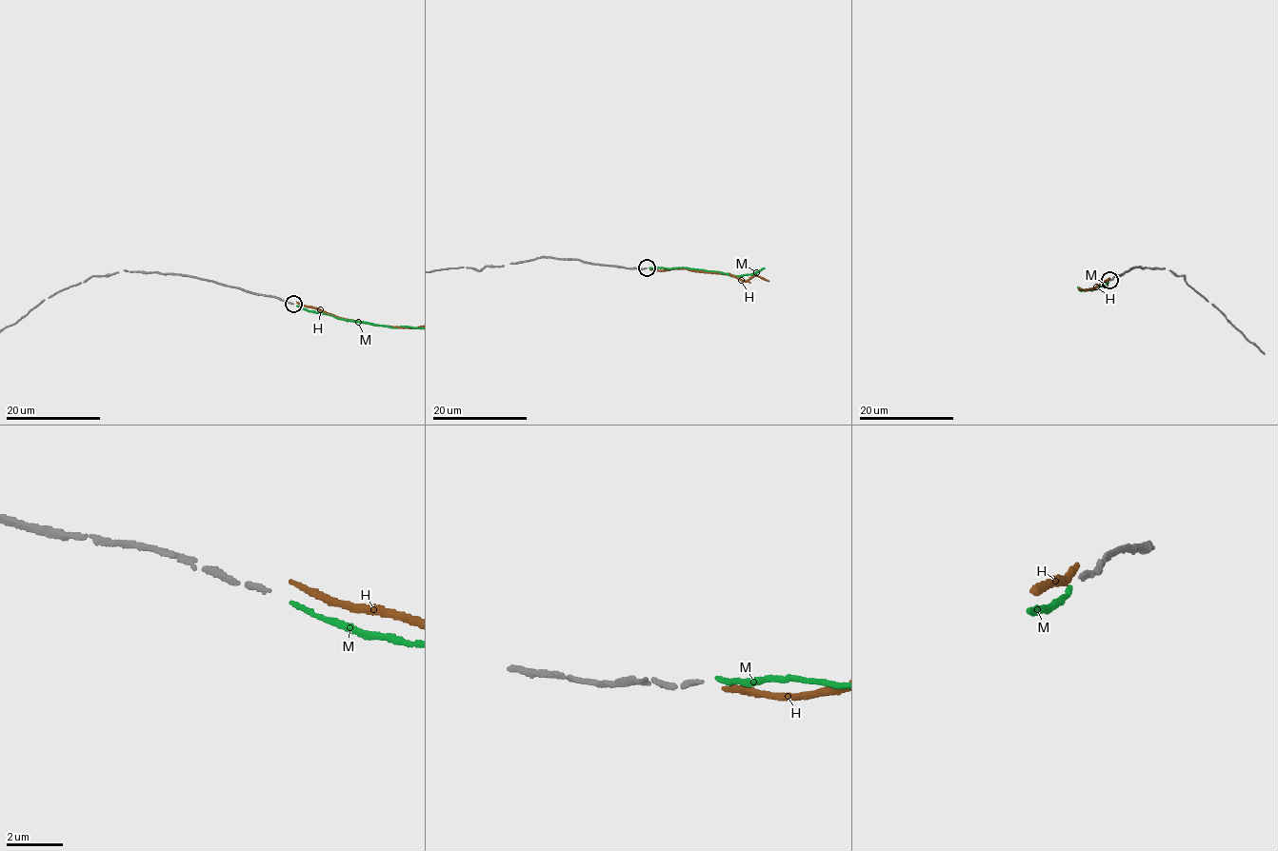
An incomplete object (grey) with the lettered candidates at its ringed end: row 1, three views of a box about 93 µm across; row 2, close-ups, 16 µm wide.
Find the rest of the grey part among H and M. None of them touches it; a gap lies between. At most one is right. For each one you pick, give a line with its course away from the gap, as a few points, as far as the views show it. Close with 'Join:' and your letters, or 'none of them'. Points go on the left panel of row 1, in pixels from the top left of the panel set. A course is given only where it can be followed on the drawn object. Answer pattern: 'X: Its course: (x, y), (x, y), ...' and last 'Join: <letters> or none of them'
Join: M

